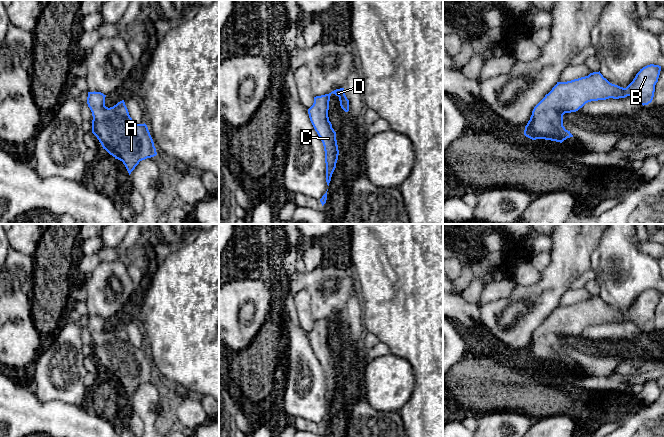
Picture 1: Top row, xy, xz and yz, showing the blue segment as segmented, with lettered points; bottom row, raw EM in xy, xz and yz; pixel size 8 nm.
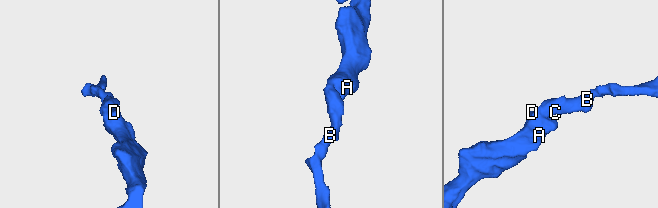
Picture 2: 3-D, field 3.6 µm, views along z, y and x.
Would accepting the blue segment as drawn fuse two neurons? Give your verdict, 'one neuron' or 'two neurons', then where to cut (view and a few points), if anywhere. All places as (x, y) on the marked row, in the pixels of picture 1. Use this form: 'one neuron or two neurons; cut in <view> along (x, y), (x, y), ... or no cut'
one neuron; no cut

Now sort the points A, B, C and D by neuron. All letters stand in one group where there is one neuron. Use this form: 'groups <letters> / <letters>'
groups A B C D

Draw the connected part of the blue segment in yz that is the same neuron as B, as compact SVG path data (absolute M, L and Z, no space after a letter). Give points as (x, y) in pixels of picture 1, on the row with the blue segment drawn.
M650 64L636 74L626 87L610 83L599 72L567 82L557 82L534 107L524 135L532 140L545 139L562 143L573 137L563 126L563 115L576 112L591 101L632 97L641 105L652 102L661 66Z

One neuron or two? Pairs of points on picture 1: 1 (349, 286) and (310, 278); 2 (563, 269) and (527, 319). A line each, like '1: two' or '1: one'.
1: one
2: one

